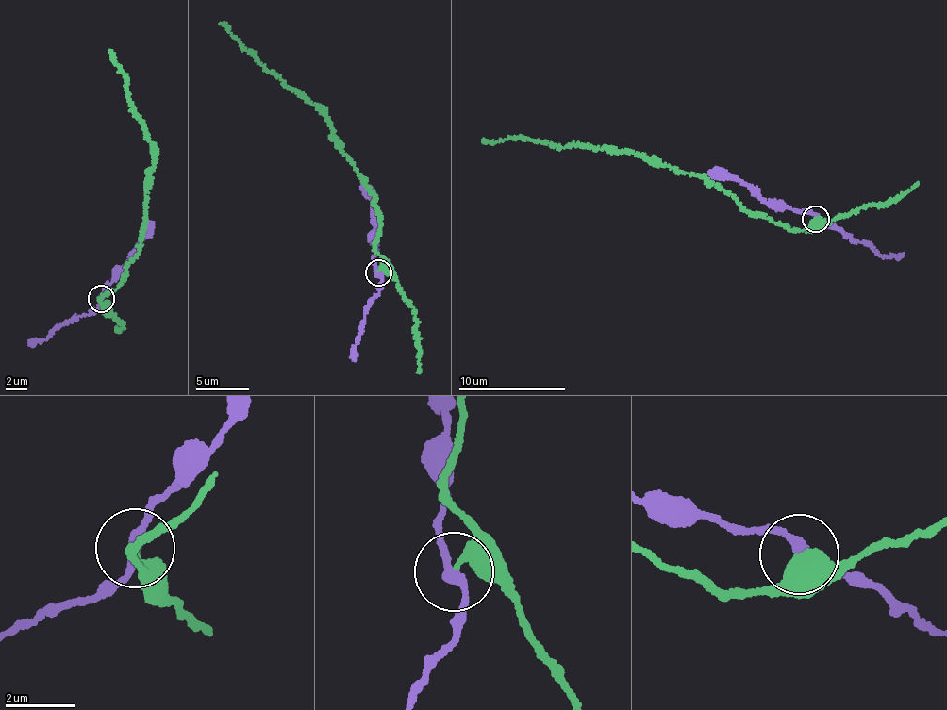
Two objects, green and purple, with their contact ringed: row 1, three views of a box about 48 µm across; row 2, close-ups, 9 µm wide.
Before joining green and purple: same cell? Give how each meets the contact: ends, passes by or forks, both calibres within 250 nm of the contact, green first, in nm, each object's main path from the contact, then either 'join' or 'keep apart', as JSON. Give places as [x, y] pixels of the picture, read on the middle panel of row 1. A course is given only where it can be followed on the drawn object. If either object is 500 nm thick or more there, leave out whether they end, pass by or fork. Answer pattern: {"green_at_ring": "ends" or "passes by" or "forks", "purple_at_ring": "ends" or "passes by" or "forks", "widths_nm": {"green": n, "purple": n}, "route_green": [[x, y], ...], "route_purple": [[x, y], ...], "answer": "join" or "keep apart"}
{"green_at_ring": "ends", "purple_at_ring": "passes by", "widths_nm": {"green": 360, "purple": 260}, "route_green": [[377, 272], [383, 260], [376, 250], [380, 211], [374, 190], [340, 149], [324, 109], [288, 86], [220, 24]], "route_purple": [[377, 272], [376, 221], [372, 215], [371, 195], [360, 186]], "answer": "keep apart"}

